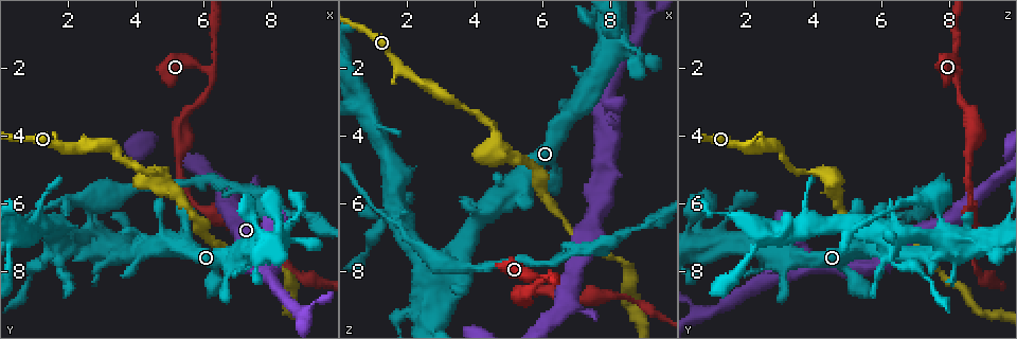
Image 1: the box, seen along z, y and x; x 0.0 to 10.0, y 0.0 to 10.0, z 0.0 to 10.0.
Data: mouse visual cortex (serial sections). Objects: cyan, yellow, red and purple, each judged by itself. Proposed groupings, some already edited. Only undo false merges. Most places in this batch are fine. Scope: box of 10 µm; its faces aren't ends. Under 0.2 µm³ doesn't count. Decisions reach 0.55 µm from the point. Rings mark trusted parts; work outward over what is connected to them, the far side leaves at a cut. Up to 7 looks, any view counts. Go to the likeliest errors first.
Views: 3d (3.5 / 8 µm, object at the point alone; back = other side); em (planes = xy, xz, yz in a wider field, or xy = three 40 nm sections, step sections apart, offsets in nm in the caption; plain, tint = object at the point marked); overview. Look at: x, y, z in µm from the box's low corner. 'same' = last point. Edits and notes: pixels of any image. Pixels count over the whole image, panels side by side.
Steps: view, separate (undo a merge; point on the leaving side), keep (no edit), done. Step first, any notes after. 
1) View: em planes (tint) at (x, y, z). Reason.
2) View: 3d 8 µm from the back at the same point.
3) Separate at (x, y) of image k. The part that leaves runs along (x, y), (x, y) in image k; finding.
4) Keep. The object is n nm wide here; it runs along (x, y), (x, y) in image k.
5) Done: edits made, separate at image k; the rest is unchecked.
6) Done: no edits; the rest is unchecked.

View: 3d 3.5 µm at (2.70, 6.10, 7.60). Sharp bend.

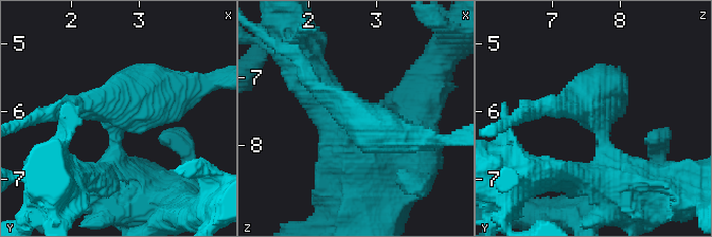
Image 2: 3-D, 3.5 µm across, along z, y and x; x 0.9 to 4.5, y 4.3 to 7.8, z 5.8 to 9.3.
View: em xy step 2 (tint) at (2.70, 6.05, 7.65). 3 arms meet here; the arms are 250, 450, 600 nm wide.

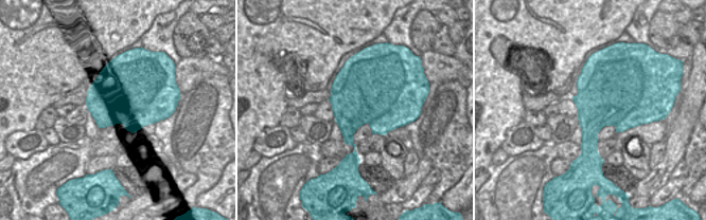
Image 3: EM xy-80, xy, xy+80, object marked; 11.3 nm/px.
View: em xy step 5 (tint) at the same point. Another direction.

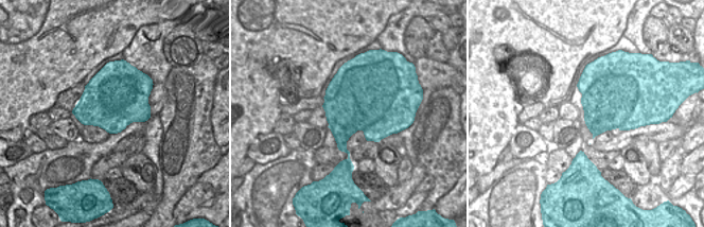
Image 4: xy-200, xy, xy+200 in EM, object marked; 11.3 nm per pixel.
Separate at (192, 76) of image 2. The object is 750 nm wide here; the part that leaves runs along (158, 87), (191, 87), (220, 80) in image 2; a second cell is stuck on.

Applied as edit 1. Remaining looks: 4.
View: 3d 3.5 µm at (4.60, 5.20, 4.50). Abrupt turn.

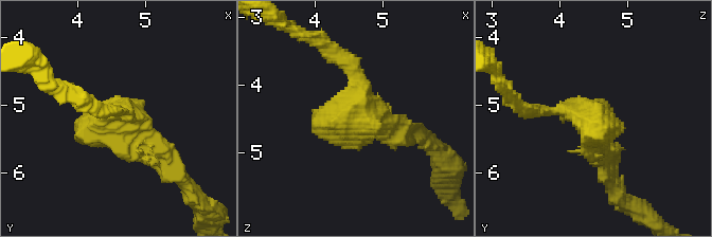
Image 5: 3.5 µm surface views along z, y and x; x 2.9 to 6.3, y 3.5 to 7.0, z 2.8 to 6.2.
View: em planes (tint) at (4.65, 5.25, 4.50).

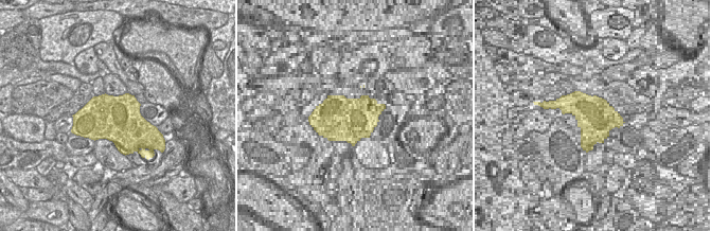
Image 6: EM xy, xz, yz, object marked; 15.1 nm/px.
Keep. It runs along (338, 56), (354, 72), (358, 119), (407, 131) in image 5; one cell here.

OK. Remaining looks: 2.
View: 3d 3.5 µm at (6.10, 2.15, 8.20).

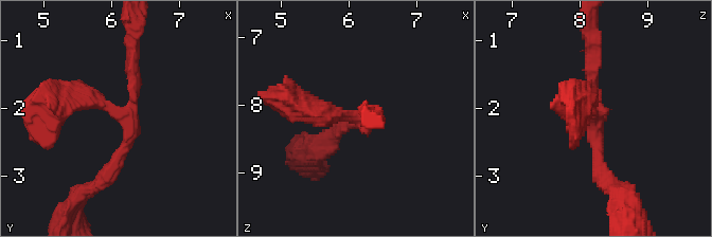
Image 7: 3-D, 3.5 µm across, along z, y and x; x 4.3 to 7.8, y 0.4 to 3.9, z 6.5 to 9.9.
View: em xy step 3 (tint) at (6.15, 2.15, 8.20).

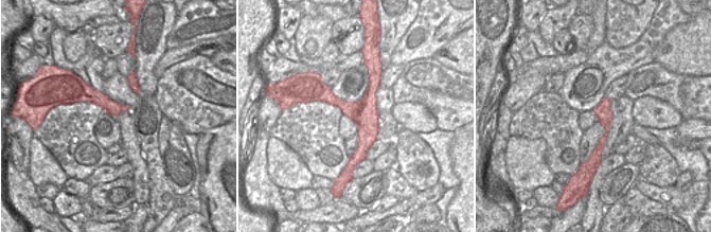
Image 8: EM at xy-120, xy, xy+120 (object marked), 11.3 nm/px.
Keep. All the same cell.

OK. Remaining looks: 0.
Done: edits made, separate at image 2; the rest is unchecked.

